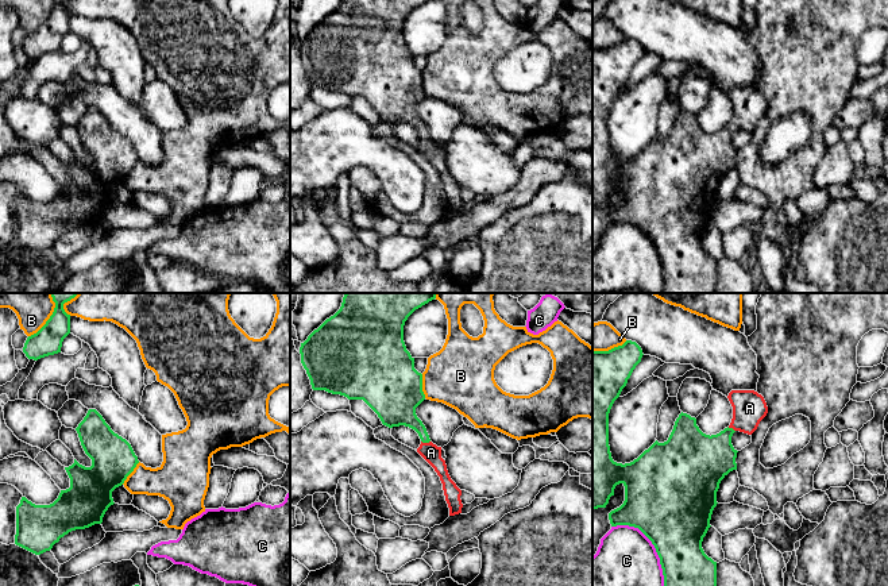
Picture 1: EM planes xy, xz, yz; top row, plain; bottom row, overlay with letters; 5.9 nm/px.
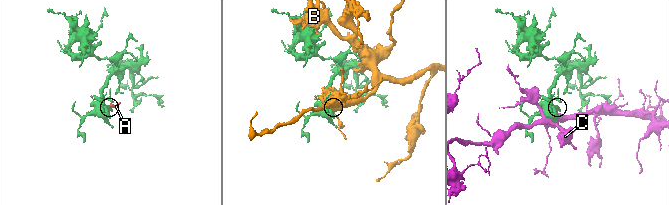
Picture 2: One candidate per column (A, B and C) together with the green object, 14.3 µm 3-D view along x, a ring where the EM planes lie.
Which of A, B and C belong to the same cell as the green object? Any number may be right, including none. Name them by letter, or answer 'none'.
A

